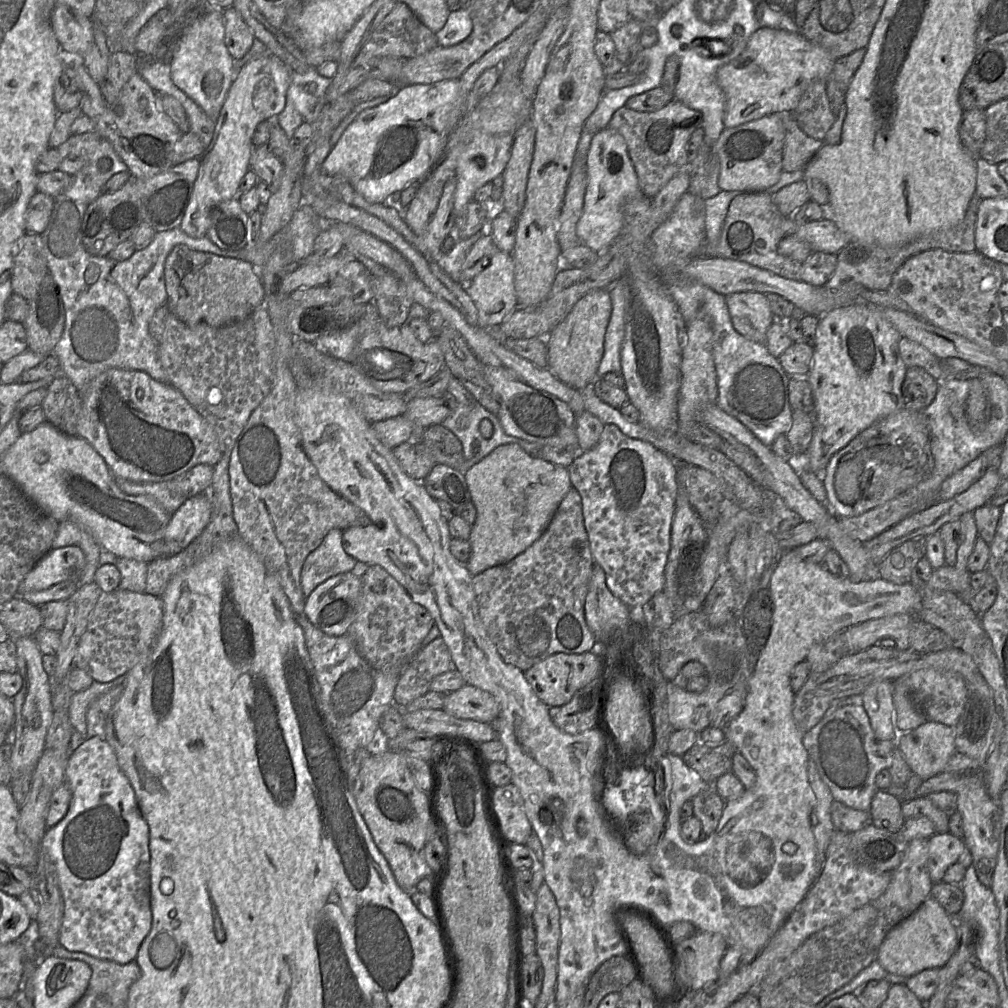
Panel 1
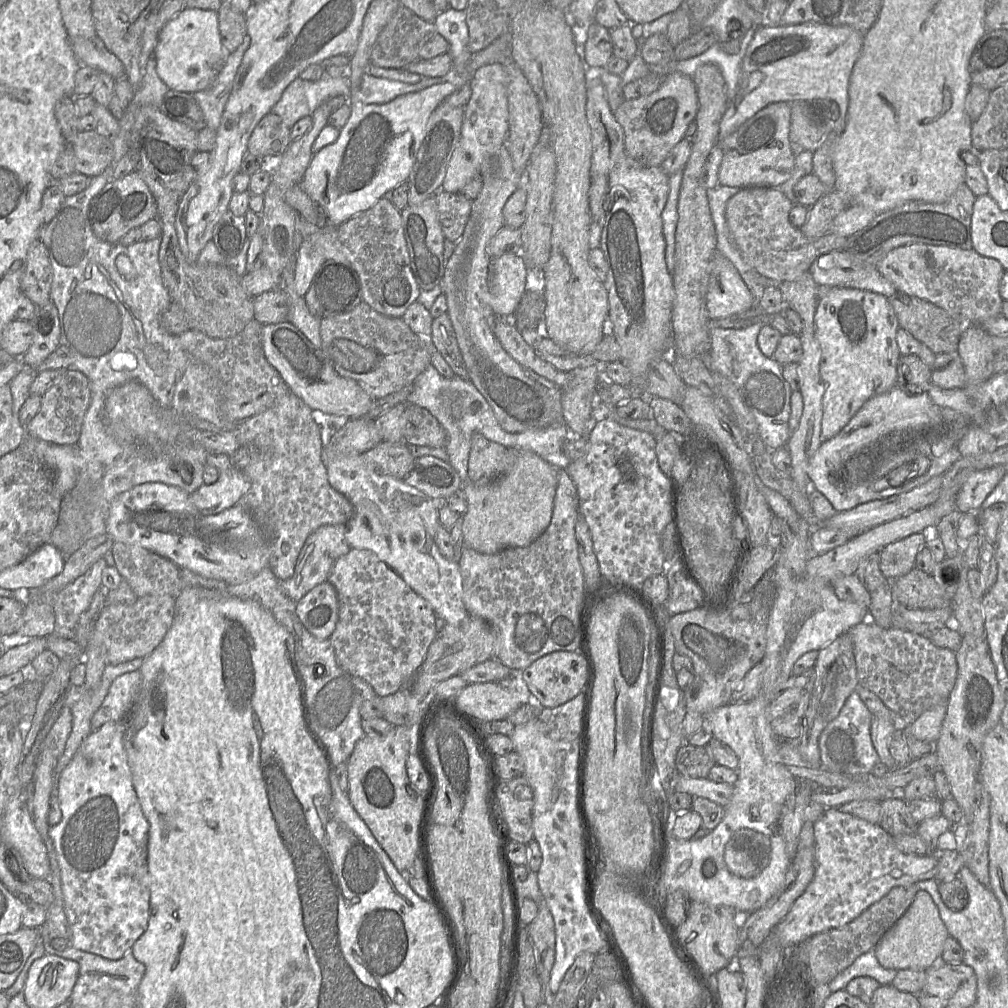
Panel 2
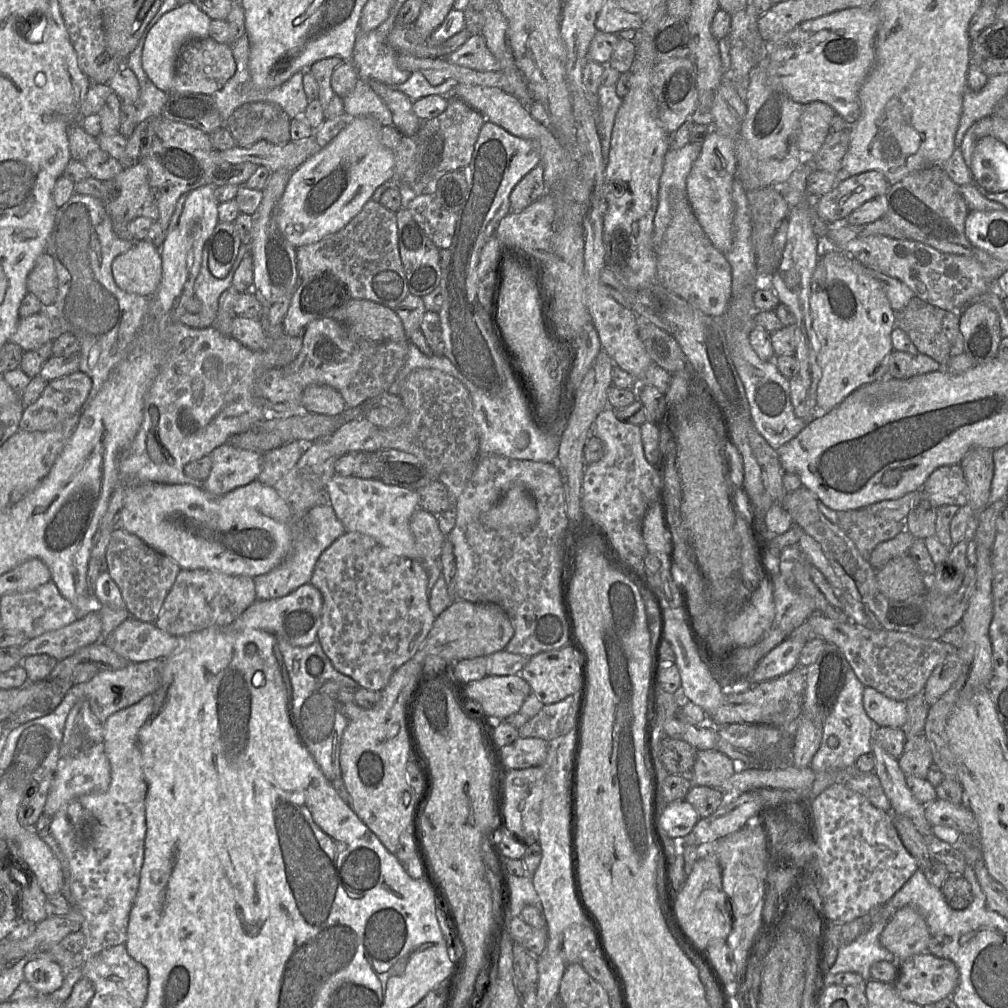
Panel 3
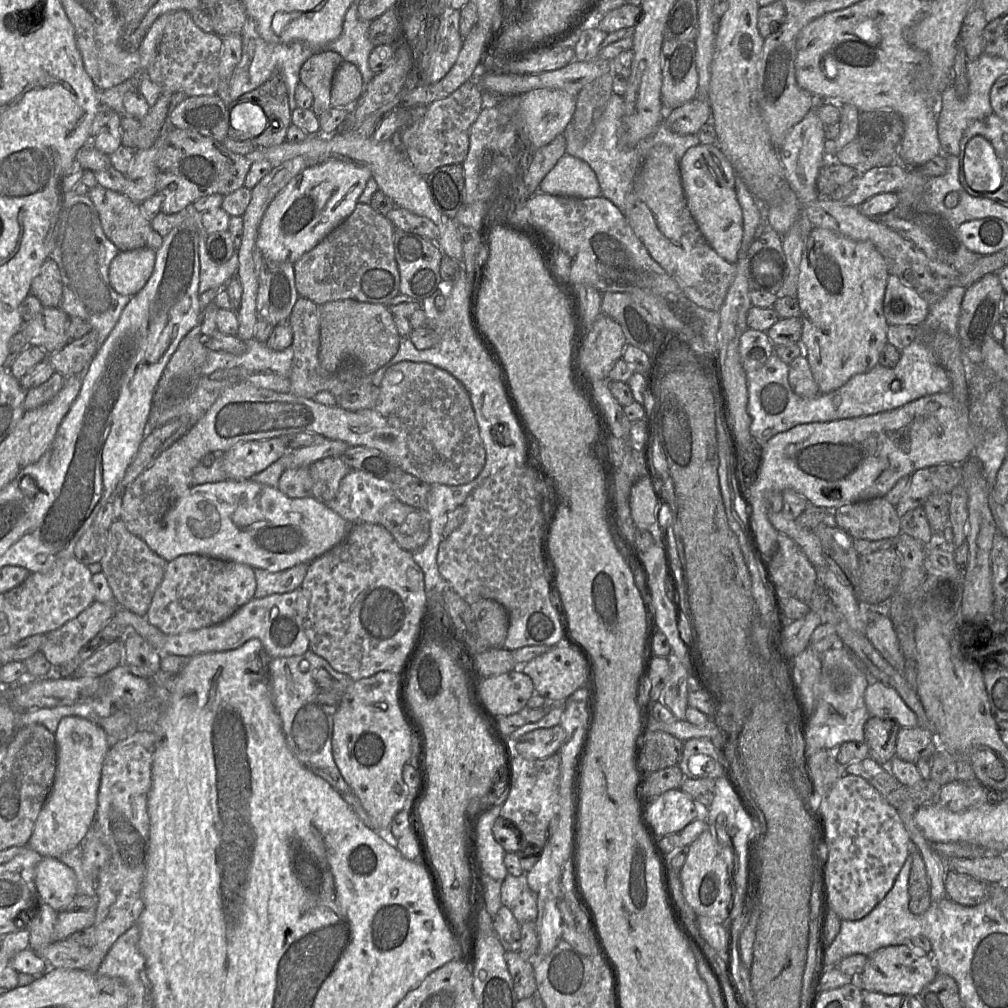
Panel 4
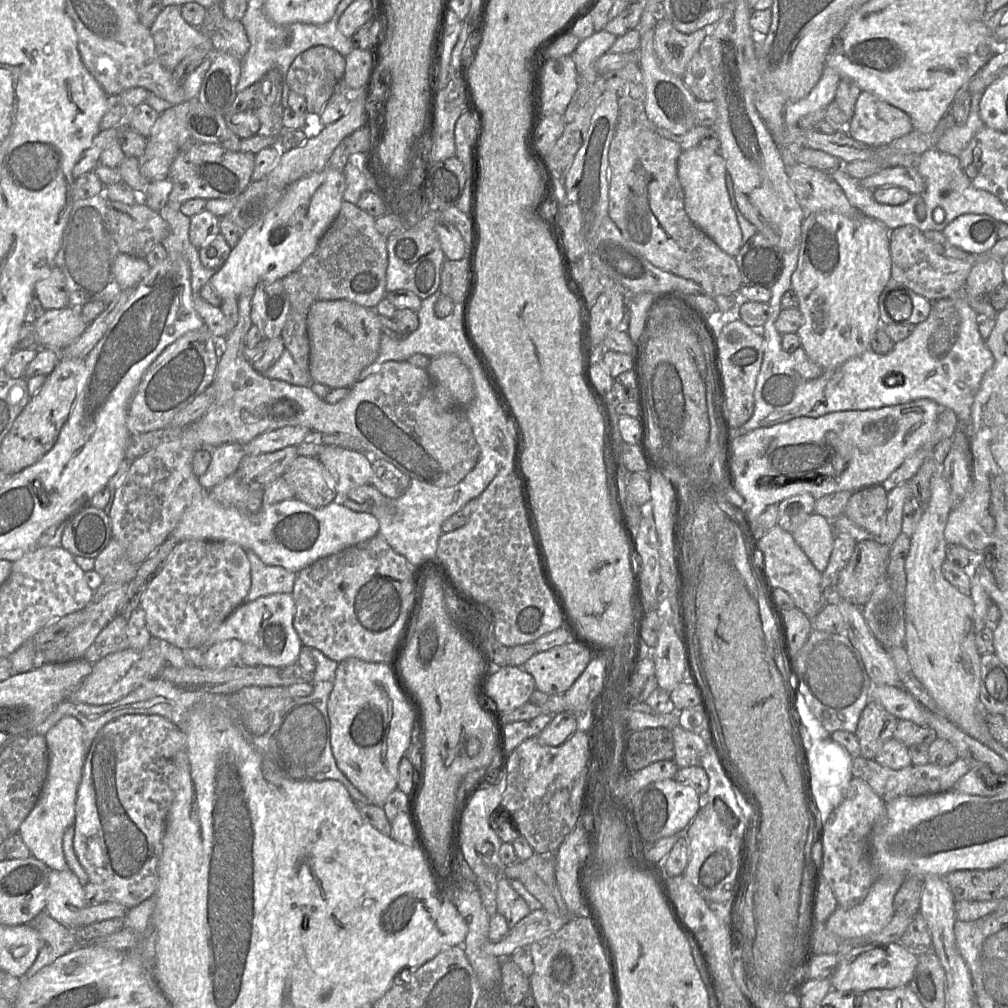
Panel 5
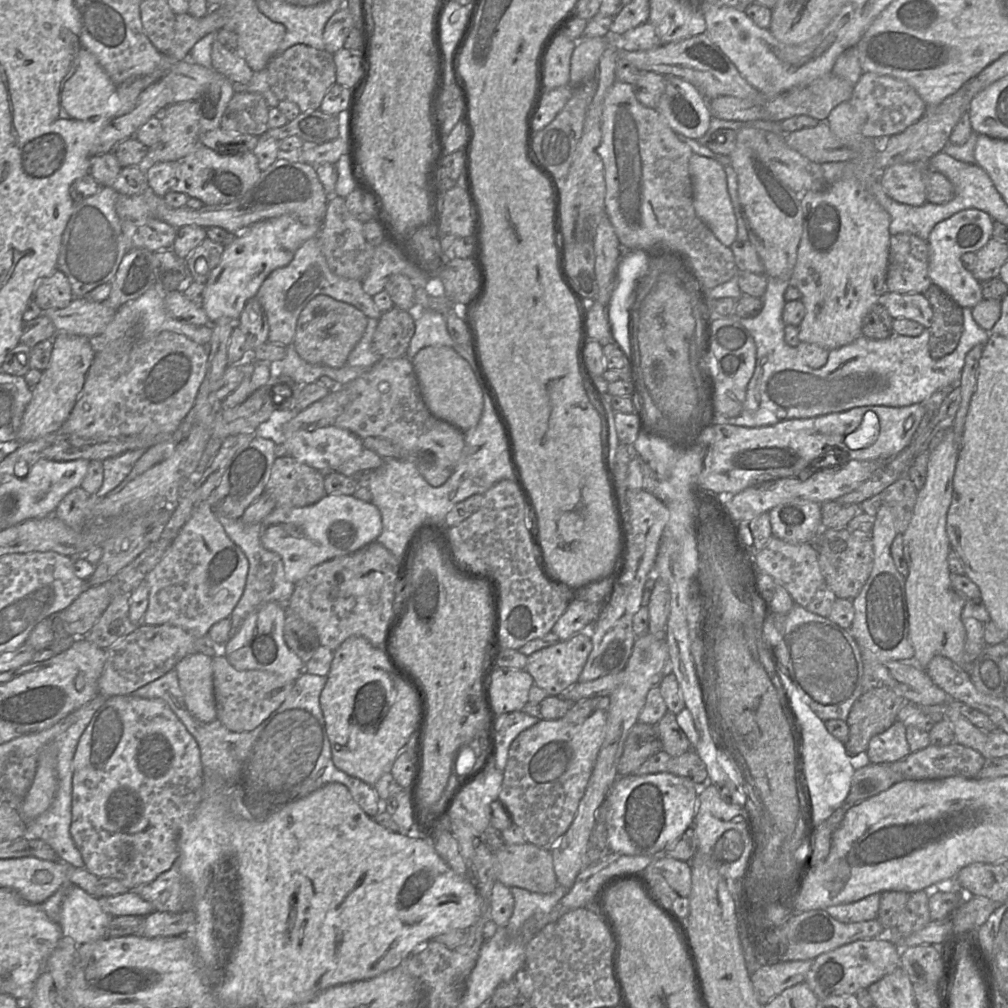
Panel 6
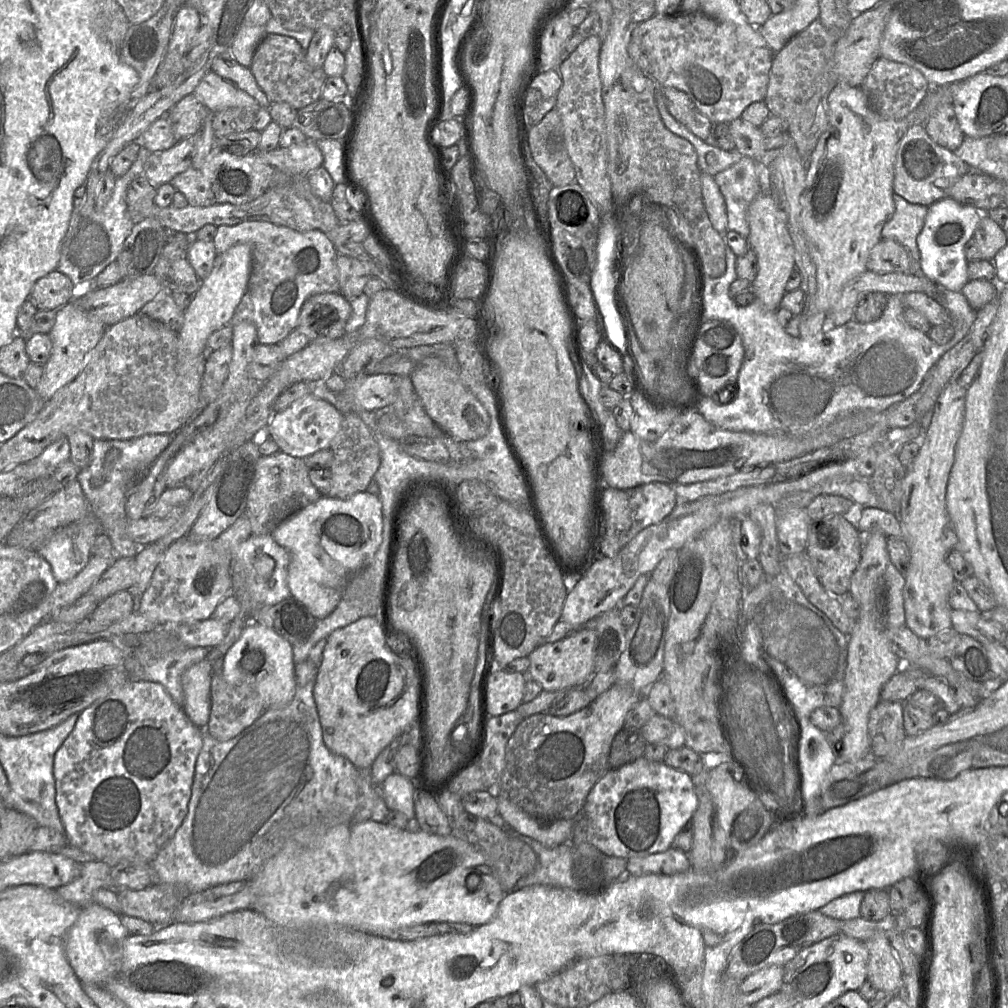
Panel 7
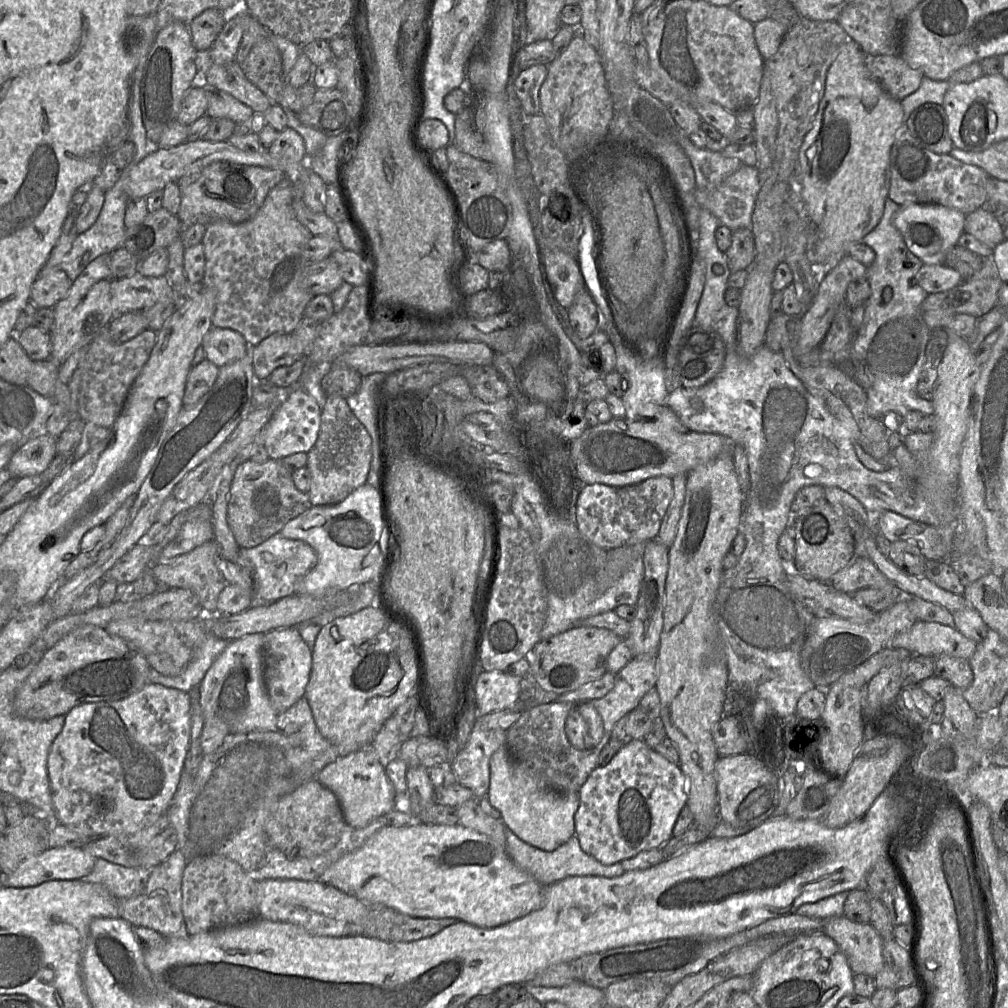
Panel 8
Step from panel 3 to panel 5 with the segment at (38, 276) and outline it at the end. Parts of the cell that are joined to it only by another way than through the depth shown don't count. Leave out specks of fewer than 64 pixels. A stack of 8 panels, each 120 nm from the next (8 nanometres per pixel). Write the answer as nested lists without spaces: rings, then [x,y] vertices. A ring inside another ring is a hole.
[[[54,266],[48,277],[35,283],[34,295],[44,310],[67,307],[68,290],[63,272]]]

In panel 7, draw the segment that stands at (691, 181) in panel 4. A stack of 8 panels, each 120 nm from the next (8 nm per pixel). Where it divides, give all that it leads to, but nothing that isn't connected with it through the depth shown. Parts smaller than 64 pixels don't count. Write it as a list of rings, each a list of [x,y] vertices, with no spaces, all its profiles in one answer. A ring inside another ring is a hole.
[[[701,173],[701,190],[703,203],[715,230],[725,234],[728,230],[726,204],[714,176]]]

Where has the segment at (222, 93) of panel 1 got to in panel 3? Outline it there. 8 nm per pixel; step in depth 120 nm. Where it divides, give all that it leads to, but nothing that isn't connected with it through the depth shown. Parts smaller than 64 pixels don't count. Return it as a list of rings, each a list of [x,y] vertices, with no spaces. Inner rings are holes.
[[[192,1],[179,4],[165,13],[148,33],[143,51],[142,67],[147,78],[160,90],[170,93],[175,74],[177,57],[182,46],[192,40],[209,35],[211,18],[202,12]]]

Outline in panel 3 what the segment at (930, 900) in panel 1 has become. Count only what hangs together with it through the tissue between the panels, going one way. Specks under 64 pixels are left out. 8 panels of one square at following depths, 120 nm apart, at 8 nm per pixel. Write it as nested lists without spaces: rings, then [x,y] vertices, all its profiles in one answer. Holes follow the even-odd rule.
[[[904,906],[896,912],[880,935],[880,943],[892,952],[897,962],[914,955],[928,953],[928,943],[932,938],[923,916],[910,906]]]

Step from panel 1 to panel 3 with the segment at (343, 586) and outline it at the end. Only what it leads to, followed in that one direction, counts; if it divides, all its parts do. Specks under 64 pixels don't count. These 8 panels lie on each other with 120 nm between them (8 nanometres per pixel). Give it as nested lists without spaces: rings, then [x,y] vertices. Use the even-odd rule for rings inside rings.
[[[308,583],[284,597],[256,600],[226,627],[236,631],[248,628],[263,630],[275,635],[278,640],[286,640],[293,646],[307,647],[317,639],[317,632],[321,626],[322,606],[321,592]]]

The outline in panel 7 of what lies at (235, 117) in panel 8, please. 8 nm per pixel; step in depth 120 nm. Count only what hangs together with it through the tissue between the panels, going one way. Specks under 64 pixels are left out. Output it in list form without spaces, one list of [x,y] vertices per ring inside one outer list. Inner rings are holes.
[[[211,70],[197,84],[193,94],[212,114],[231,107],[246,108],[255,113],[260,109],[252,96]]]

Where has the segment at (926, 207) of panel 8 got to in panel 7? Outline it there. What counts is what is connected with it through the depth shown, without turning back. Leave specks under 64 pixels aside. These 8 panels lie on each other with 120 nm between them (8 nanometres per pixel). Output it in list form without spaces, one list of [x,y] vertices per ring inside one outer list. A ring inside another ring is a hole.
[[[952,198],[941,199],[930,205],[923,229],[917,236],[920,273],[946,290],[962,292],[970,280],[964,246],[973,237],[982,215],[975,207],[959,203]]]

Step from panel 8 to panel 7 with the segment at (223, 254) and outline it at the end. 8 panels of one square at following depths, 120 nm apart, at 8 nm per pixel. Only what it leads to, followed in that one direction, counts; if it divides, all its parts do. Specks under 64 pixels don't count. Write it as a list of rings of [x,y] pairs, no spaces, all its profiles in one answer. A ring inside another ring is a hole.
[[[247,221],[233,226],[217,226],[212,239],[218,255],[236,244],[249,244],[252,249],[252,270],[247,290],[238,304],[230,326],[247,321],[257,328],[259,344],[271,345],[284,340],[296,327],[302,305],[312,295],[339,293],[339,271],[336,264],[338,252],[330,239],[320,230],[298,231],[287,226],[265,221]]]

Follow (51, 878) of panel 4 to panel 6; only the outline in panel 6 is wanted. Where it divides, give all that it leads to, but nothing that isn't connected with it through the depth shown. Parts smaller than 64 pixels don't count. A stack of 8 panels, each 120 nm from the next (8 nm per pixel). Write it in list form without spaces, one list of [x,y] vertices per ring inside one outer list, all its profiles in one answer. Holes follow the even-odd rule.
[[[73,885],[62,903],[58,924],[62,936],[73,939],[77,946],[81,946],[114,938],[108,936],[112,918],[102,910],[98,898]]]

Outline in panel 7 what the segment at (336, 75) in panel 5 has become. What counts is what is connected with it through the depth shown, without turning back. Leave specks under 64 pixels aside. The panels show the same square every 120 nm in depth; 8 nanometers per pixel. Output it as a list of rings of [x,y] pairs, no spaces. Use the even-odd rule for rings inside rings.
[[[267,34],[259,43],[249,69],[271,104],[285,102],[296,110],[319,100],[328,78],[322,68],[313,68],[307,63],[305,51],[296,40],[274,34]]]

